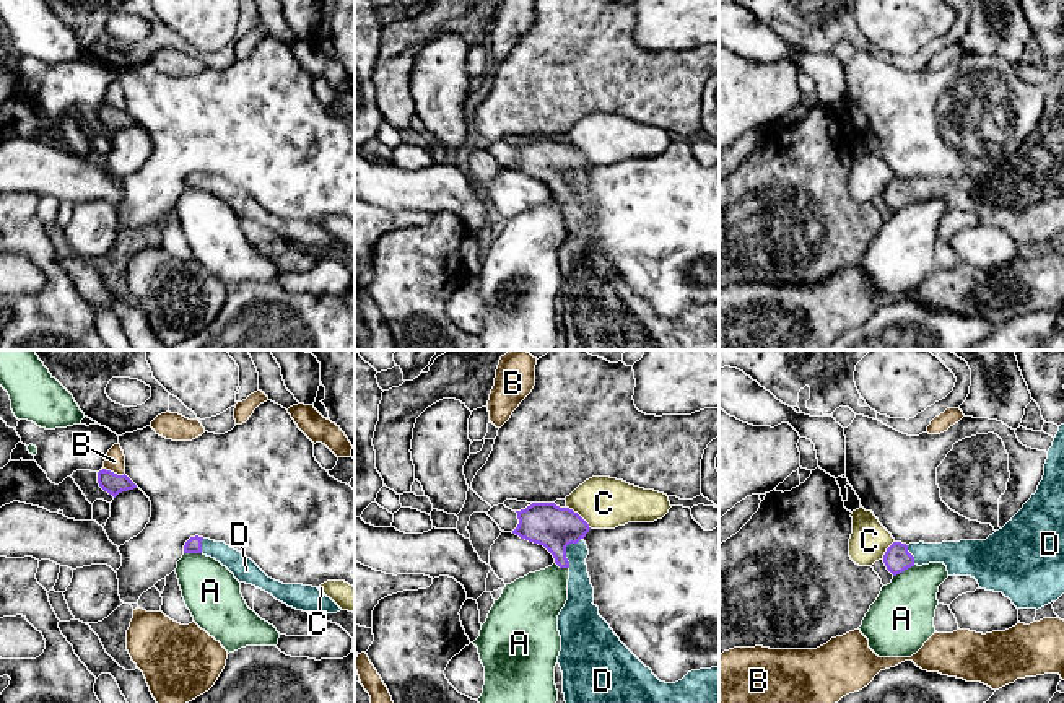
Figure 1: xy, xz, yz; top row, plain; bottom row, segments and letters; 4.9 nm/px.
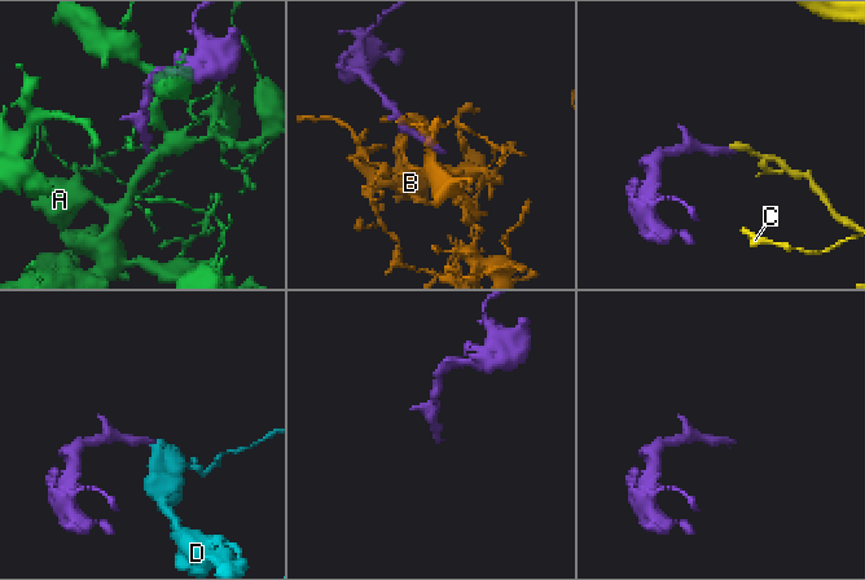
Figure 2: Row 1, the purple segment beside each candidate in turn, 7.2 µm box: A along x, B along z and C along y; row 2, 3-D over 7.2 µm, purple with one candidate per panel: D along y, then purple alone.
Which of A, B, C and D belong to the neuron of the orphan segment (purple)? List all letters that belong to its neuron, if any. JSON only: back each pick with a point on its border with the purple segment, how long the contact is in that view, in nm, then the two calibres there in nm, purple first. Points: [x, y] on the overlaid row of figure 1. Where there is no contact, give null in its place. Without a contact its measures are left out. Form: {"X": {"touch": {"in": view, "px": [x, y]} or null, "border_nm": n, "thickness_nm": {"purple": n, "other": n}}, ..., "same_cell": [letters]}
{"D": {"touch": {"in": "xz", "px": [565, 550]}, "border_nm": 170, "thickness_nm": {"purple": 220, "other": 130}}, "same_cell": ["D"]}

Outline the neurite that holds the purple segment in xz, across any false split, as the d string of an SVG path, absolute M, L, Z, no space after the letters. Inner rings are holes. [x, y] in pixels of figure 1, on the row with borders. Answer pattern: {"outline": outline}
{"outline": "M532 503L516 513L519 524L512 534L543 545L560 568L569 570L568 600L558 615L558 664L566 703L719 703L719 667L691 670L675 683L661 682L599 615L586 565L589 550L582 540L591 527L578 513L555 503Z"}

